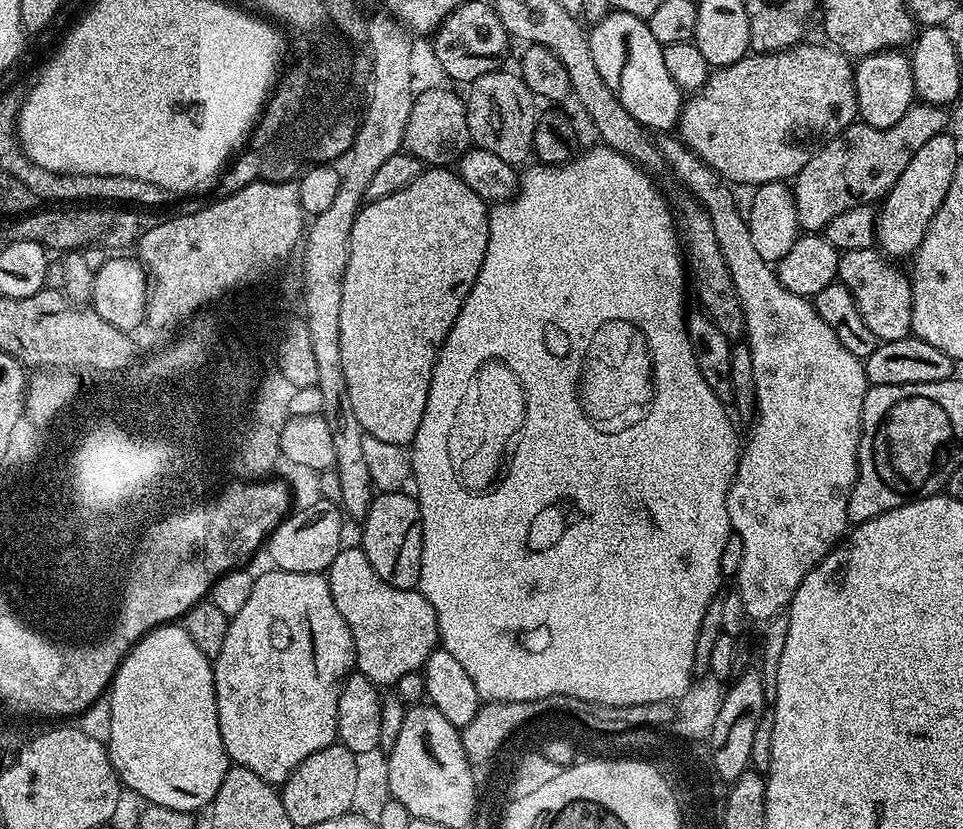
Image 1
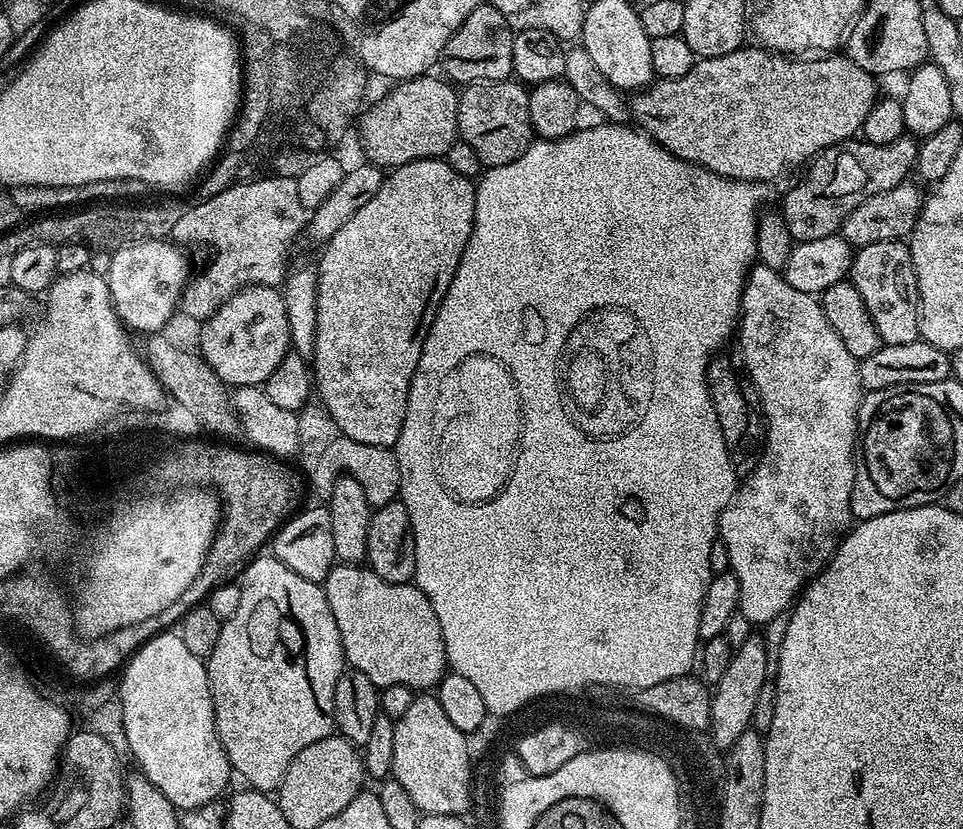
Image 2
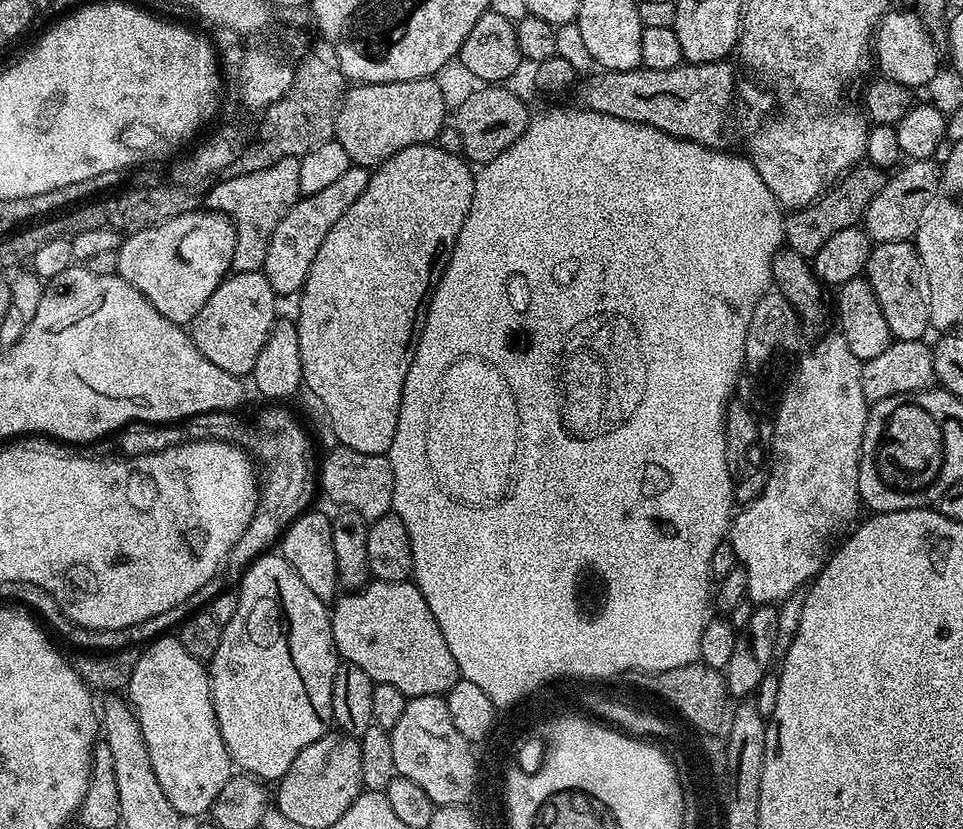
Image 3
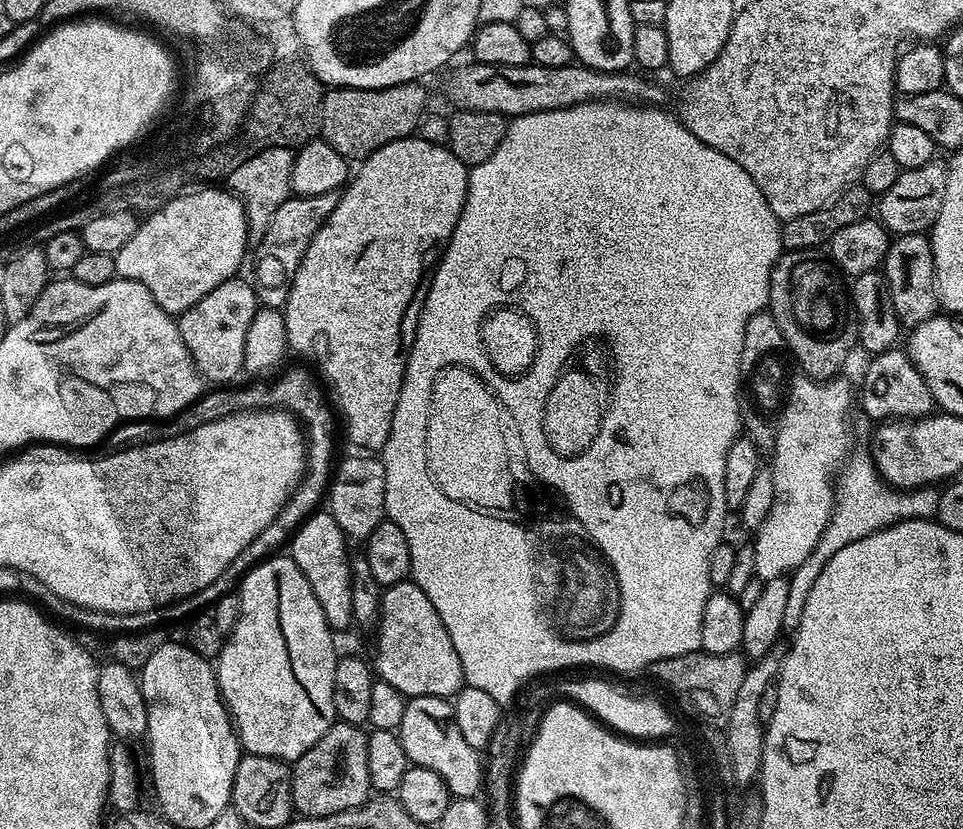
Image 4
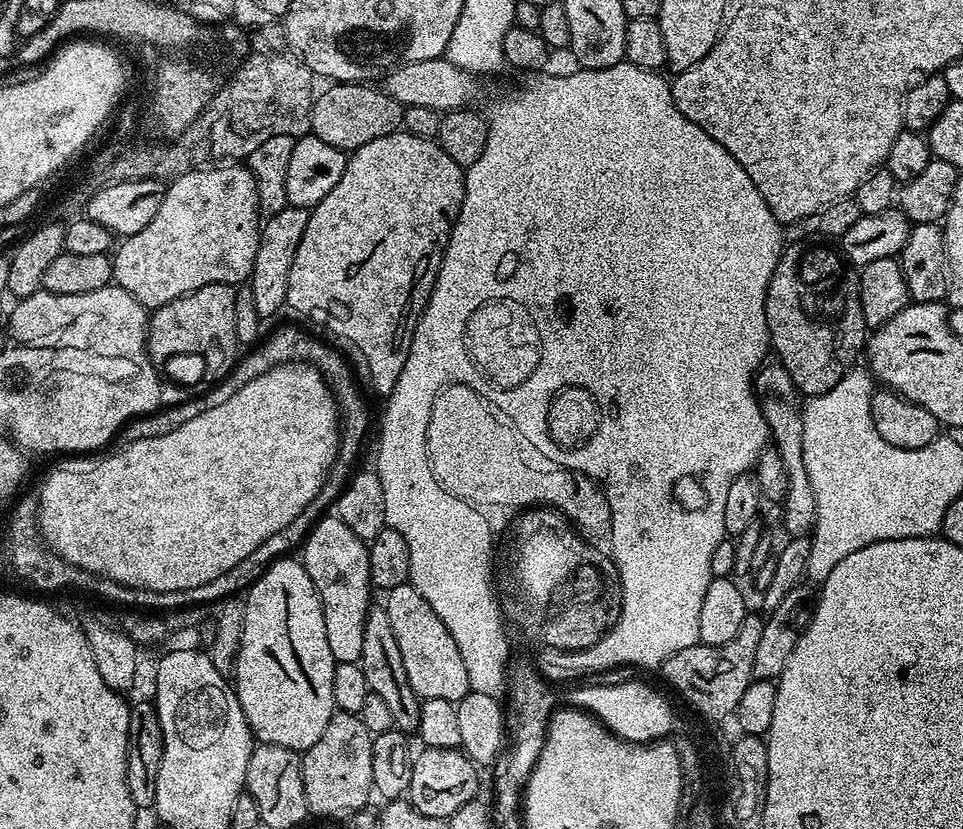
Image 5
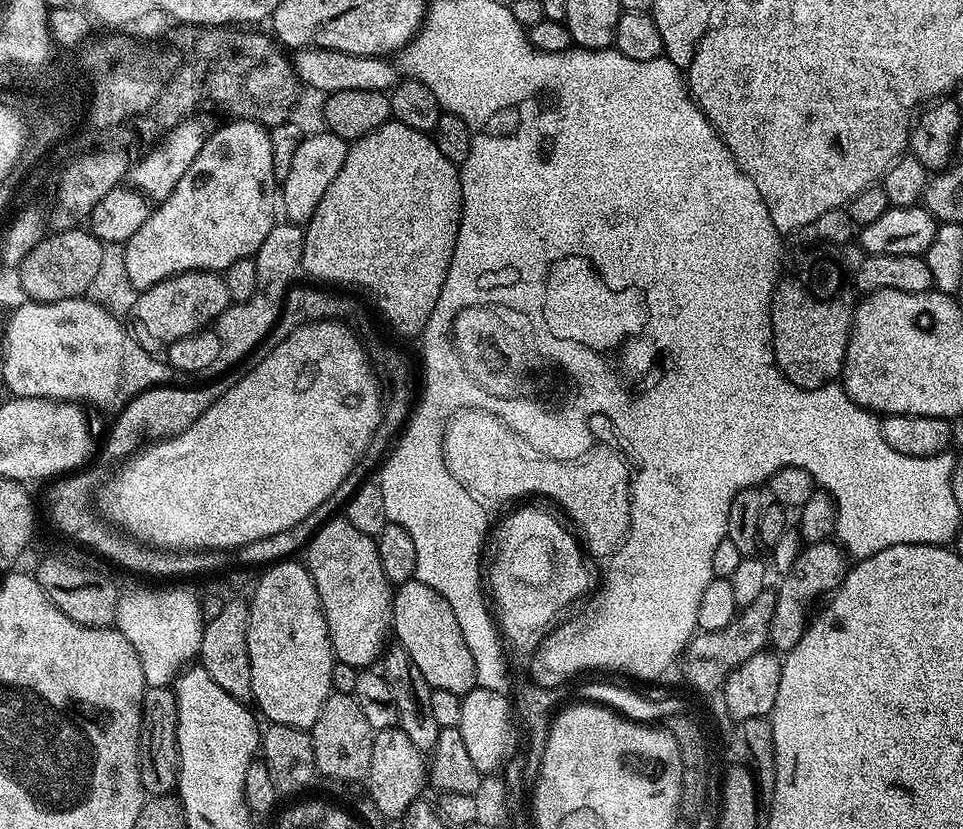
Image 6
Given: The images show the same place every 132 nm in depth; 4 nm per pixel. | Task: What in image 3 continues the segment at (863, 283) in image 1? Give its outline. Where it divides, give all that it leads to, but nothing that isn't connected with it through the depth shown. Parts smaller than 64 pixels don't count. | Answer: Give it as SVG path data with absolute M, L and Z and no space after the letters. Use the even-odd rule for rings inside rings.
M915 243L876 244L868 255L866 279L886 314L886 326L898 340L924 340L930 332L930 286Z

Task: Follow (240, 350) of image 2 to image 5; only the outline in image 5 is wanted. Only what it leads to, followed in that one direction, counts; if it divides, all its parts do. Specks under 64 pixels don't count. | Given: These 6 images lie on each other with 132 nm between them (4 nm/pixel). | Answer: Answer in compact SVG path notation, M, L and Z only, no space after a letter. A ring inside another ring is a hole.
M211 284L155 309L148 322L148 355L153 361L163 362L174 354L199 352L206 357L211 371L213 368L219 374L229 373L234 367L232 351L238 348L234 326L236 293L233 285Z

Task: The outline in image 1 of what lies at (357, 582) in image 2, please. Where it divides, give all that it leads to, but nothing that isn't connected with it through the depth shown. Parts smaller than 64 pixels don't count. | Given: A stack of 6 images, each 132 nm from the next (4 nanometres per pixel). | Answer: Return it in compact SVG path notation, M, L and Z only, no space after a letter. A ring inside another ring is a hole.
M341 547L326 573L338 614L346 622L356 651L355 671L377 686L395 686L402 674L419 672L440 644L434 606L418 590L390 586L370 566L363 548Z

